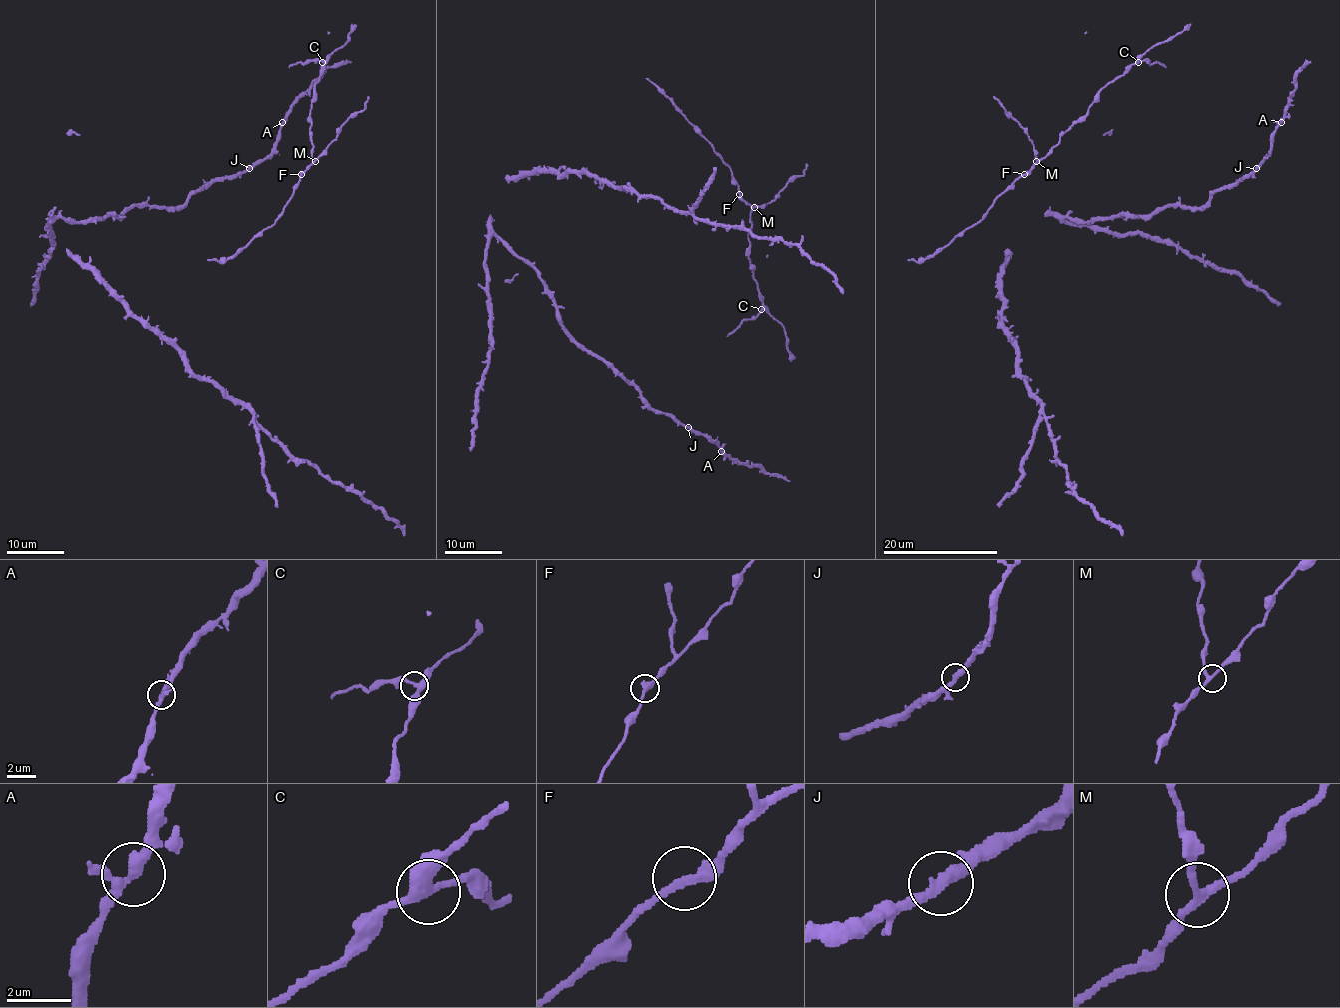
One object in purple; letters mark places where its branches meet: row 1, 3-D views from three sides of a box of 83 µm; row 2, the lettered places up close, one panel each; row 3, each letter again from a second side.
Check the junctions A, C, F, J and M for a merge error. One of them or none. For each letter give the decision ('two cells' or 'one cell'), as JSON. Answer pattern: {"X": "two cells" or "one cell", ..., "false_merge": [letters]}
{"A": "one cell", "C": "one cell", "F": "one cell", "J": "one cell", "M": "one cell", "false_merge": []}

